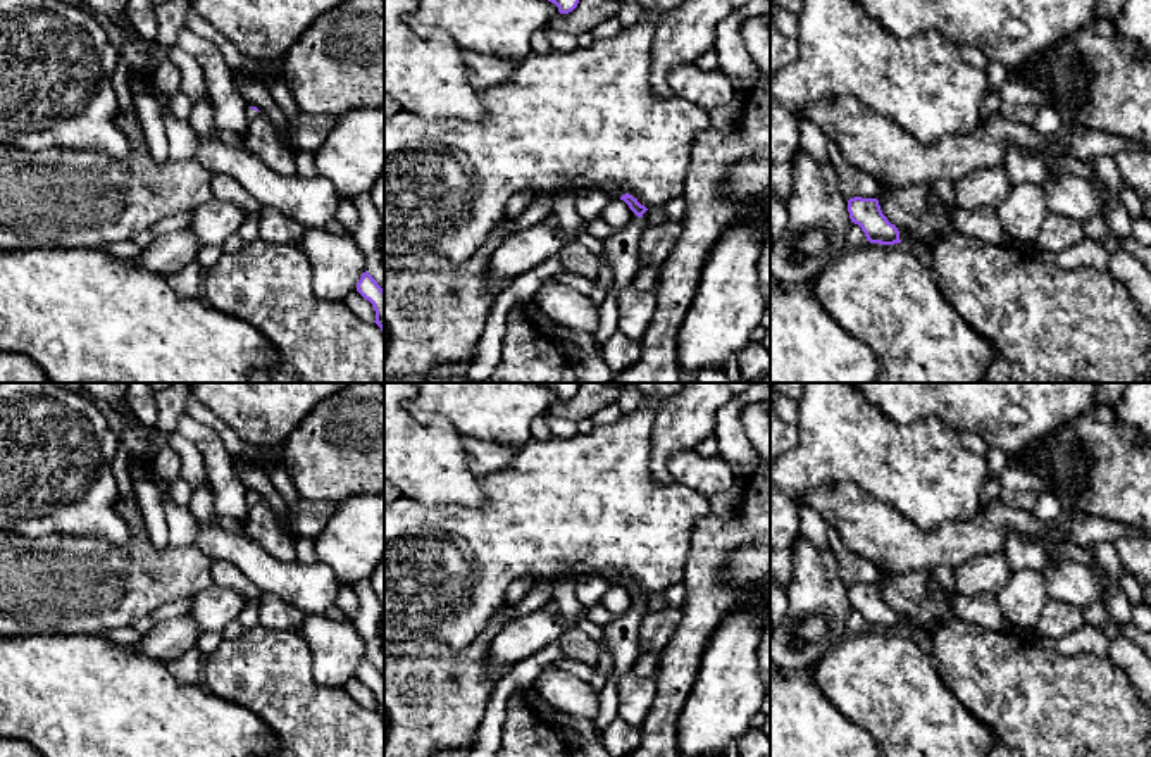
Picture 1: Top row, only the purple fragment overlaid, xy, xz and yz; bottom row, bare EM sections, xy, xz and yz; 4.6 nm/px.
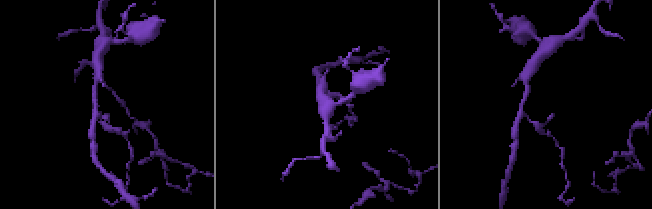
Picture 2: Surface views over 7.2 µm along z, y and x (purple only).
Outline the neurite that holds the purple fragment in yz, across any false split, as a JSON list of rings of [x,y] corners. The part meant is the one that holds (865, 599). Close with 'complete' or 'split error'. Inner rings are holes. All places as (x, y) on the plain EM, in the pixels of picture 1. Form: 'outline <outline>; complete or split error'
outline [[[855,583],[848,586],[851,609],[858,610],[870,629],[894,631],[901,629],[899,617],[882,600],[877,585]]]; complete

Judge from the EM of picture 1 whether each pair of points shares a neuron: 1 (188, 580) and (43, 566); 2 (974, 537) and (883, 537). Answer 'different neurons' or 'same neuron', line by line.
1: same neuron
2: same neuron

